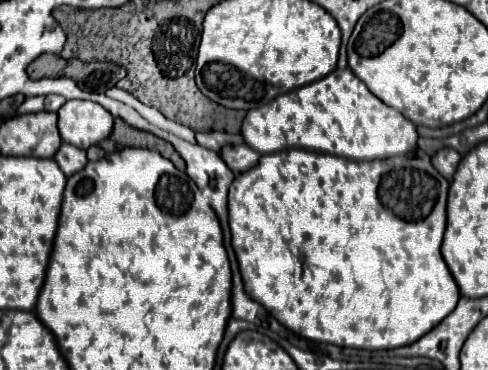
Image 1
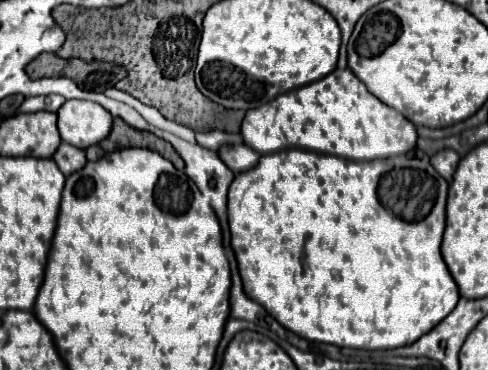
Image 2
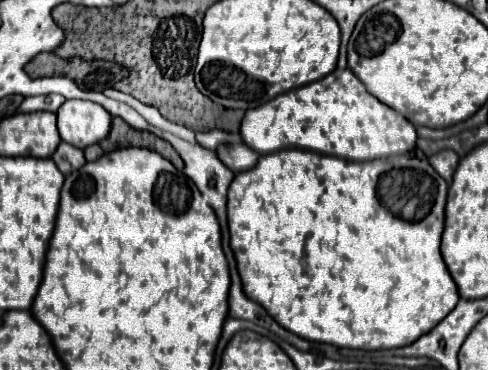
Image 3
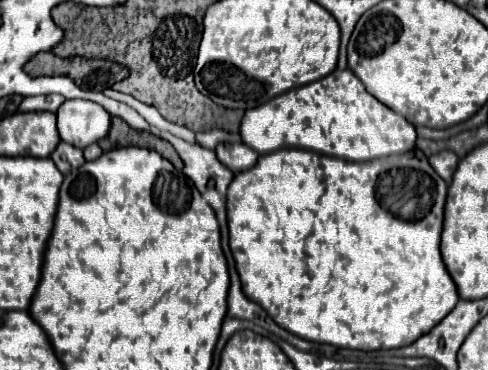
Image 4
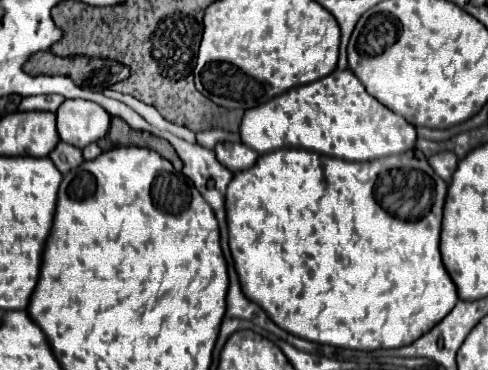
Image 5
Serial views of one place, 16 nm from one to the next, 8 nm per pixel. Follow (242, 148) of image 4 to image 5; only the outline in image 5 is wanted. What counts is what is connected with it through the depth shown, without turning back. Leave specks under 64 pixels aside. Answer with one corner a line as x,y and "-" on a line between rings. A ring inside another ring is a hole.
220,142
214,146
214,152
216,152
216,158
220,160
220,164
224,164
230,172
246,170
258,158
258,152
254,152
252,148
248,148
246,144
240,144
240,142
236,142
236,144

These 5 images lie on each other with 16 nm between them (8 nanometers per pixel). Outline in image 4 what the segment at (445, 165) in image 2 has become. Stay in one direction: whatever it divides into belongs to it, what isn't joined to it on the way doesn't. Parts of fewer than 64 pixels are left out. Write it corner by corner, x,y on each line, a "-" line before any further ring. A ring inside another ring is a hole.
442,150
442,152
434,154
434,156
430,156
428,162
430,162
430,166
436,170
436,174
440,178
444,178
448,184
452,182
452,174
454,174
454,170
458,166
458,156
452,150

